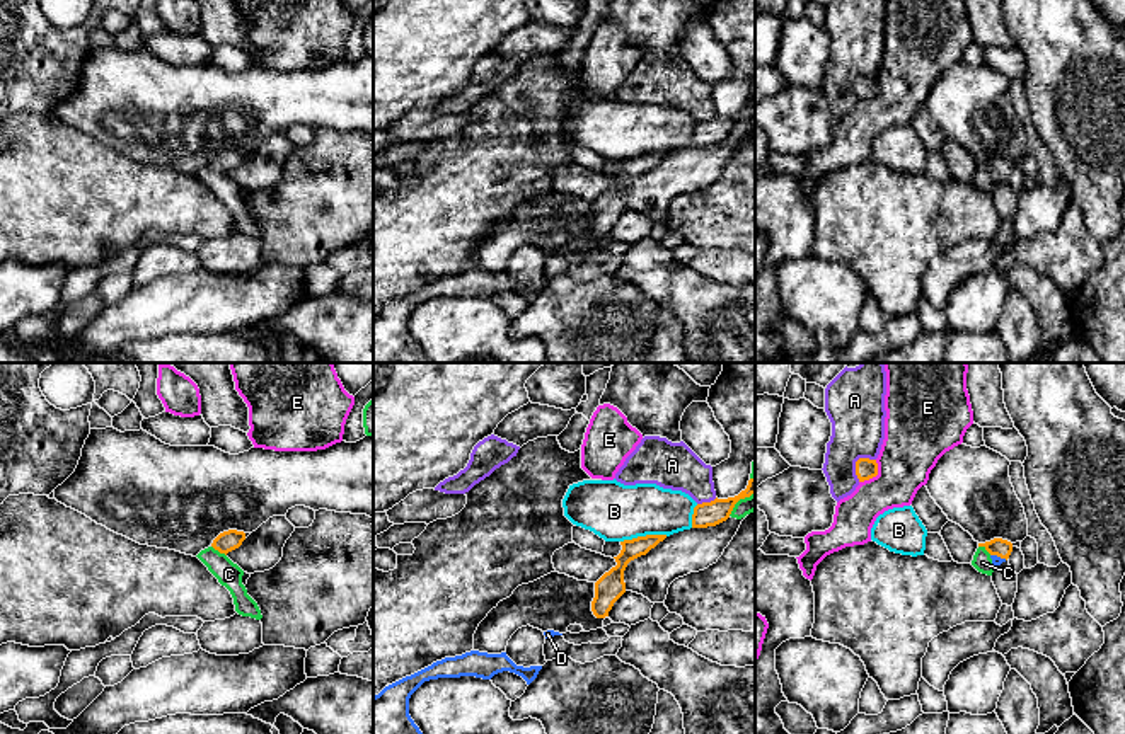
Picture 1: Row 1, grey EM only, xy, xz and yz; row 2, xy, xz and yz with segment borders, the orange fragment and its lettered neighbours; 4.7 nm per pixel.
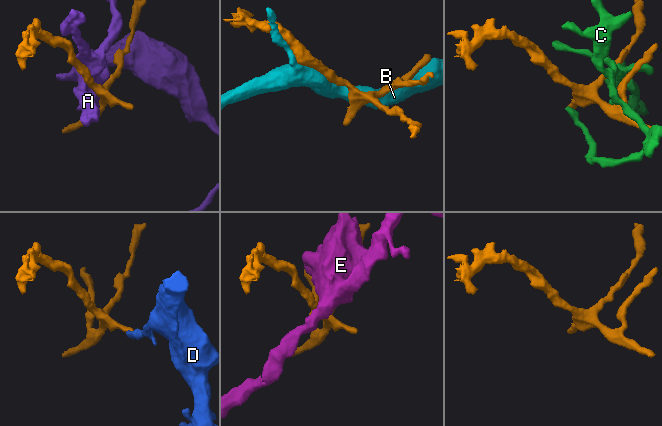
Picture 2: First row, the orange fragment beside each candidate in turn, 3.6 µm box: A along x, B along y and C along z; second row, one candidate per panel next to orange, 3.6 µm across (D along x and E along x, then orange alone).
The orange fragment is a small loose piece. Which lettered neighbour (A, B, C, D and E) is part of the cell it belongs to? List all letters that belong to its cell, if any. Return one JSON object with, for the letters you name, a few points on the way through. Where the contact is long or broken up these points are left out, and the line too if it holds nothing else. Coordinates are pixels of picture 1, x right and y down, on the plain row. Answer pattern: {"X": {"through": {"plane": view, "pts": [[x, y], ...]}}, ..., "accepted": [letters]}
{"D": {"through": {"plane": "yz", "pts": [[999, 166], [999, 174], [996, 179]]}}, "accepted": ["D"]}

